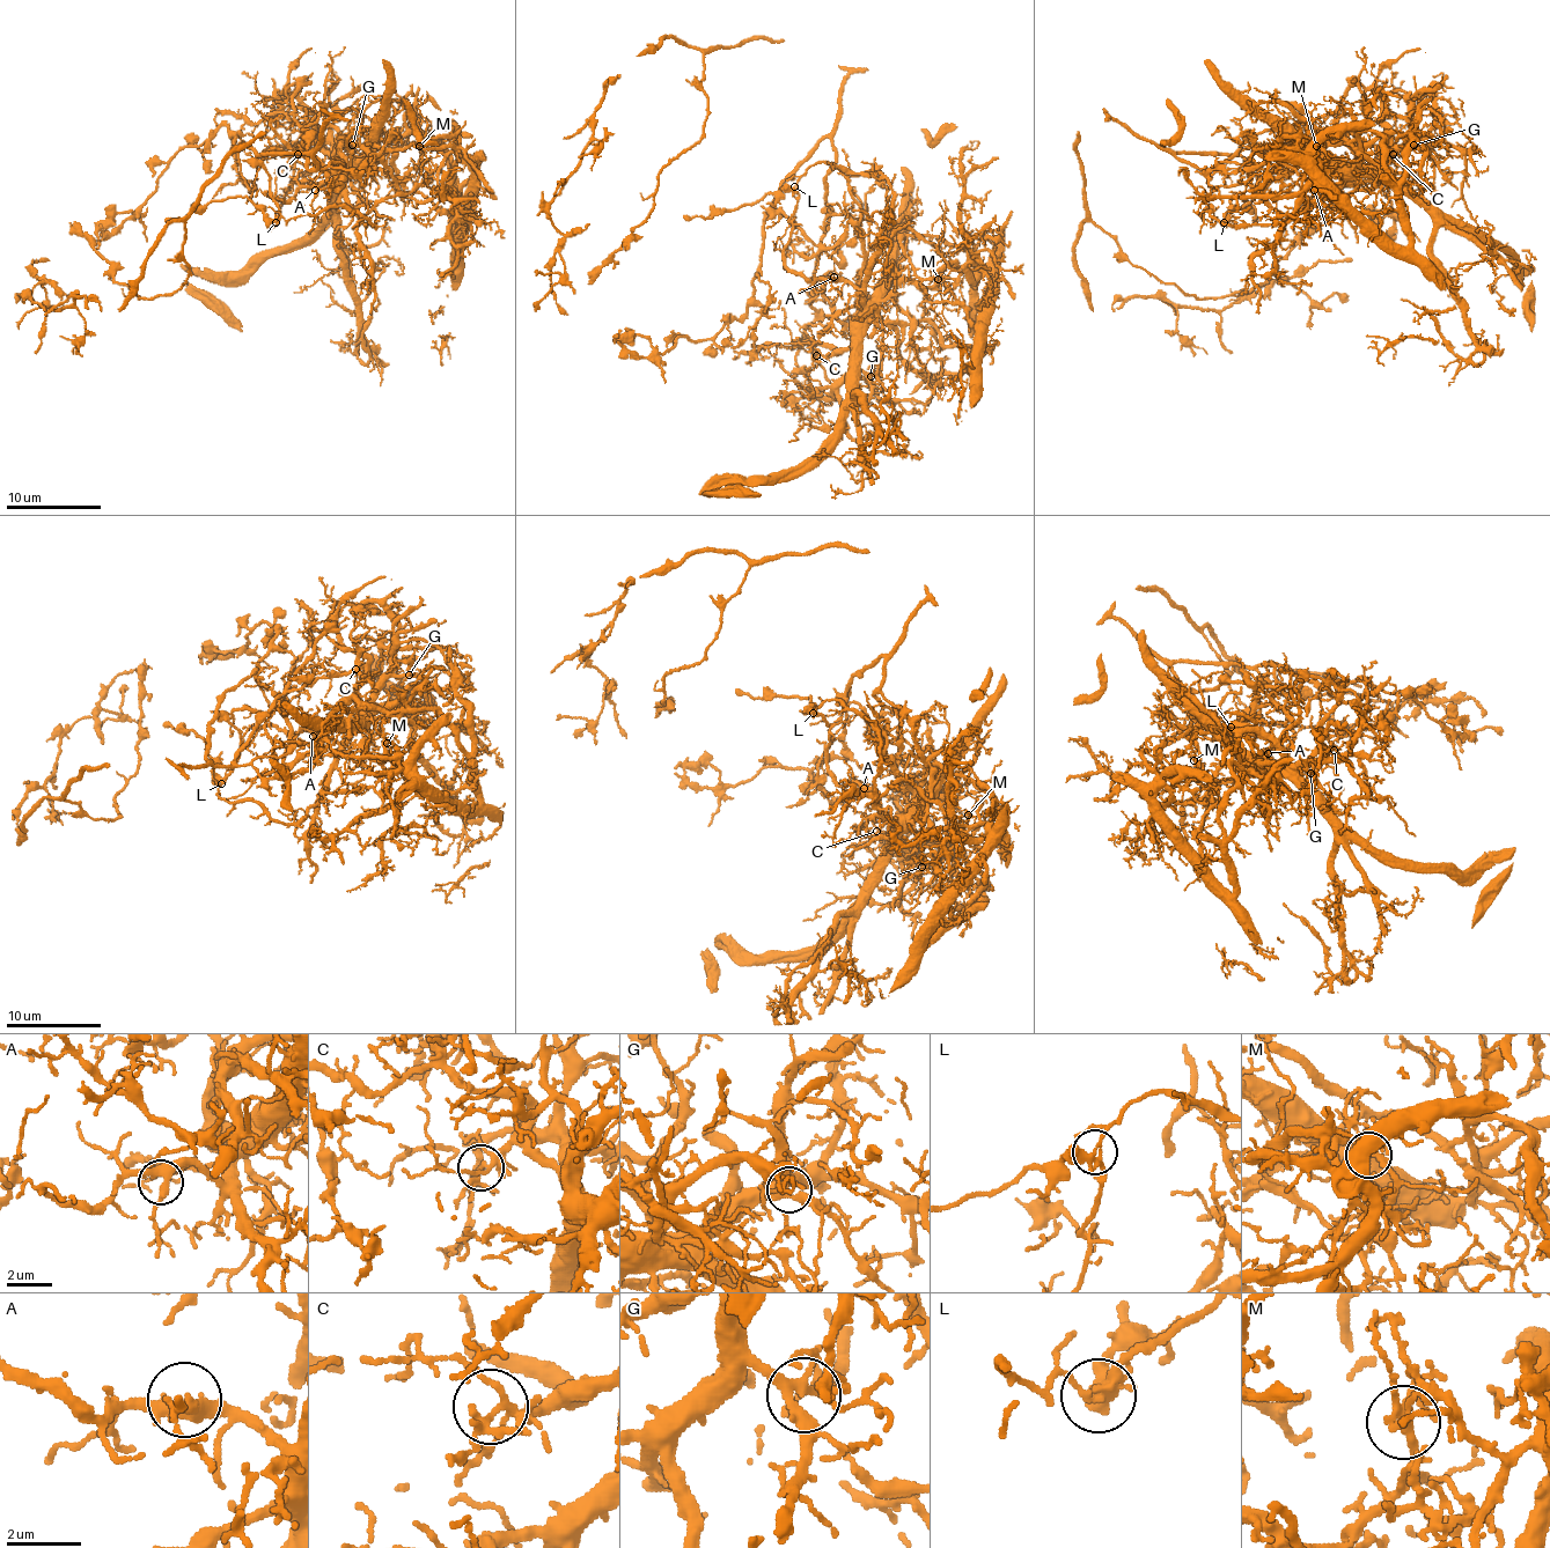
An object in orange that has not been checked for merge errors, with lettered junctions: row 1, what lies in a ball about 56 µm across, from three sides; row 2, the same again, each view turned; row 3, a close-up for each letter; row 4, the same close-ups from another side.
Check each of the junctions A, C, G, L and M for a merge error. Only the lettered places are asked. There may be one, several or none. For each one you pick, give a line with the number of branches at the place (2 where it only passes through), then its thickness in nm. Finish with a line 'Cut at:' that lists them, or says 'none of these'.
L: 3 | 280 nm
M: 6 | 200 nm
Cut at: L, M

